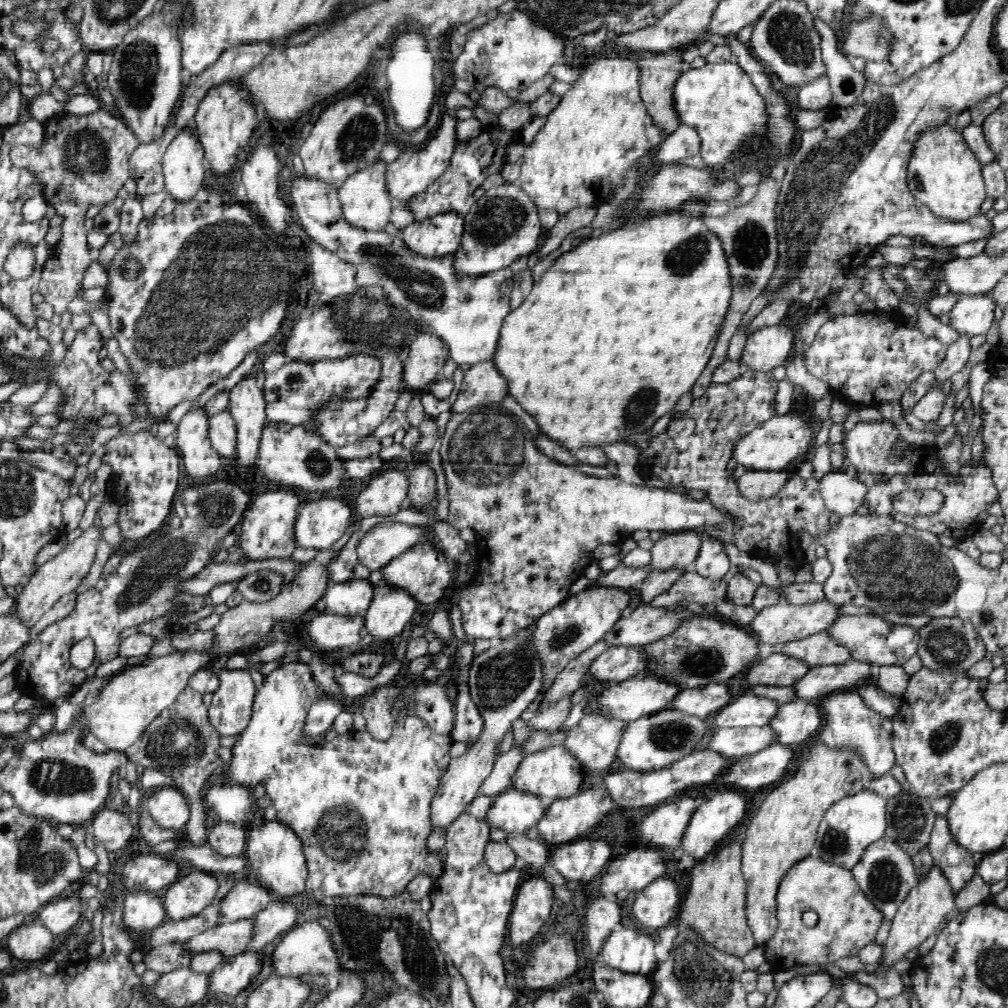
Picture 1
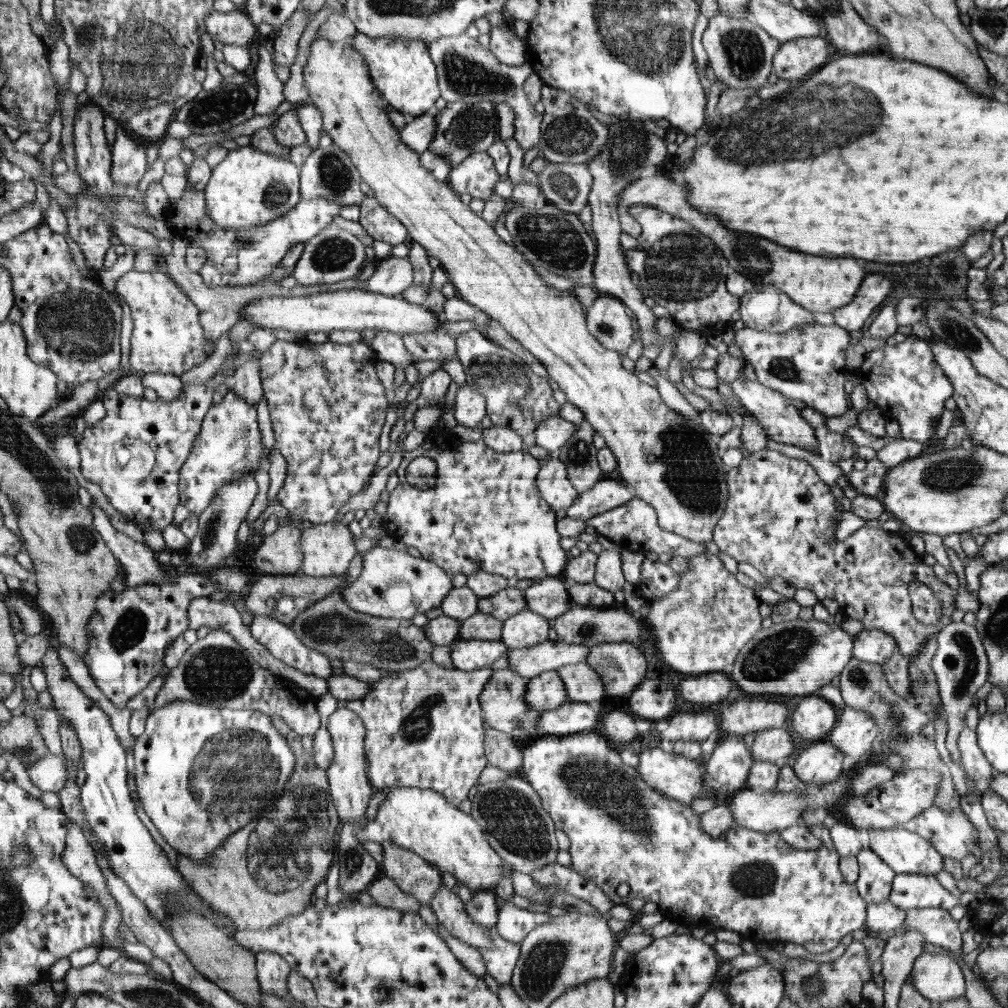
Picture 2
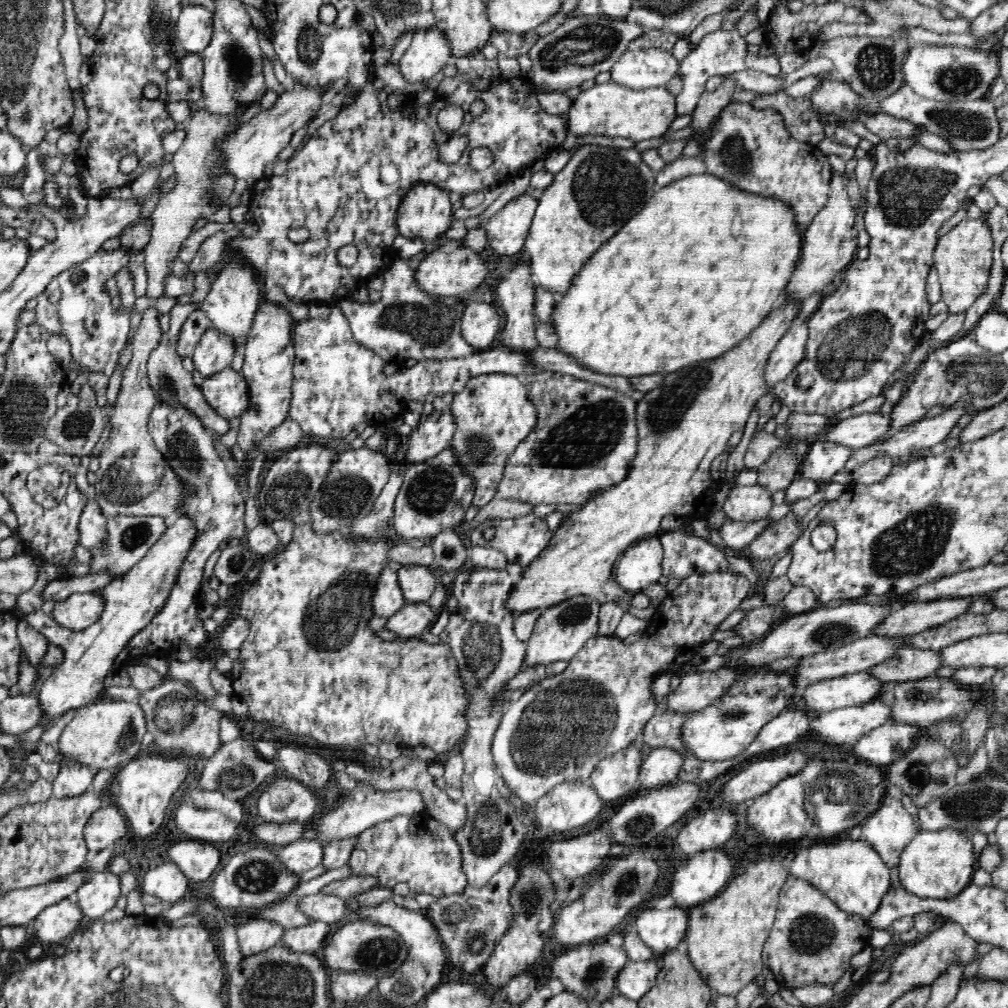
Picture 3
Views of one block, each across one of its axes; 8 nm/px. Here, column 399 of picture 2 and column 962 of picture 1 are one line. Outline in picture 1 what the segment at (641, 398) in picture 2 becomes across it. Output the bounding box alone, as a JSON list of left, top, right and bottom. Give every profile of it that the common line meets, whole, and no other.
[907,121,987,221]

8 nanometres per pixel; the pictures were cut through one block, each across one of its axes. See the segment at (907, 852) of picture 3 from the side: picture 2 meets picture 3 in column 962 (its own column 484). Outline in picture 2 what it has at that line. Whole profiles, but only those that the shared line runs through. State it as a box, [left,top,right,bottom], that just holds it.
[360,786,511,892]

